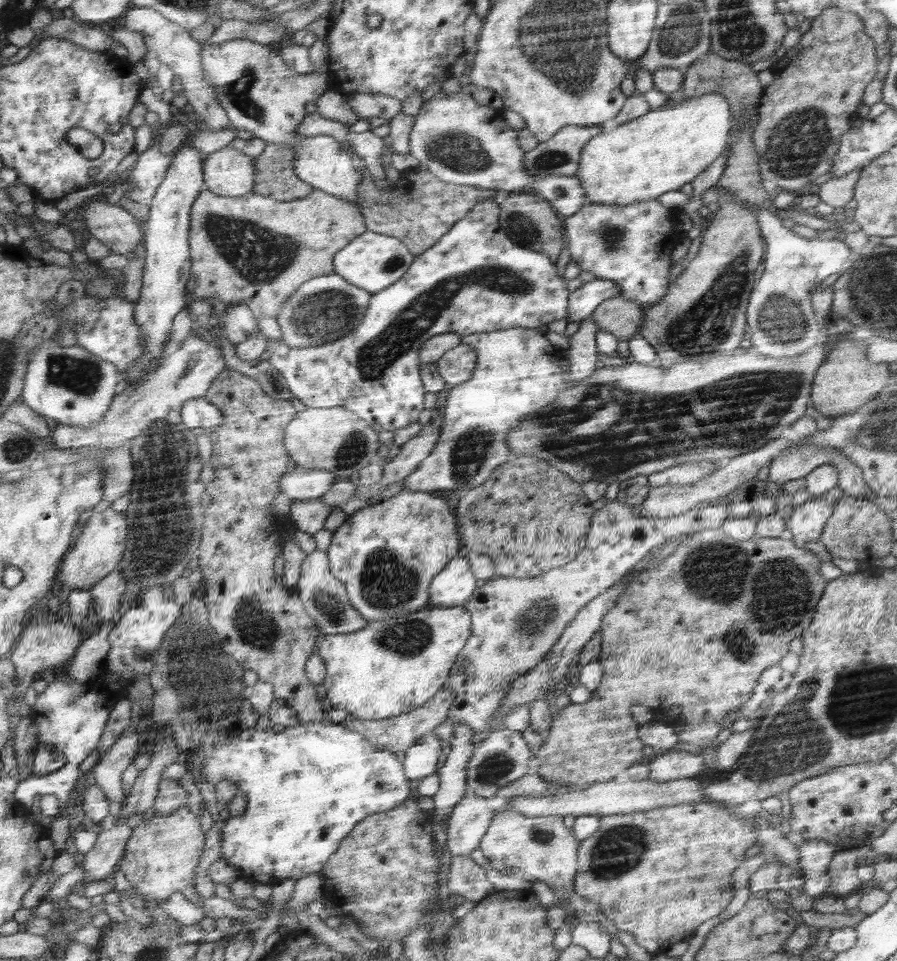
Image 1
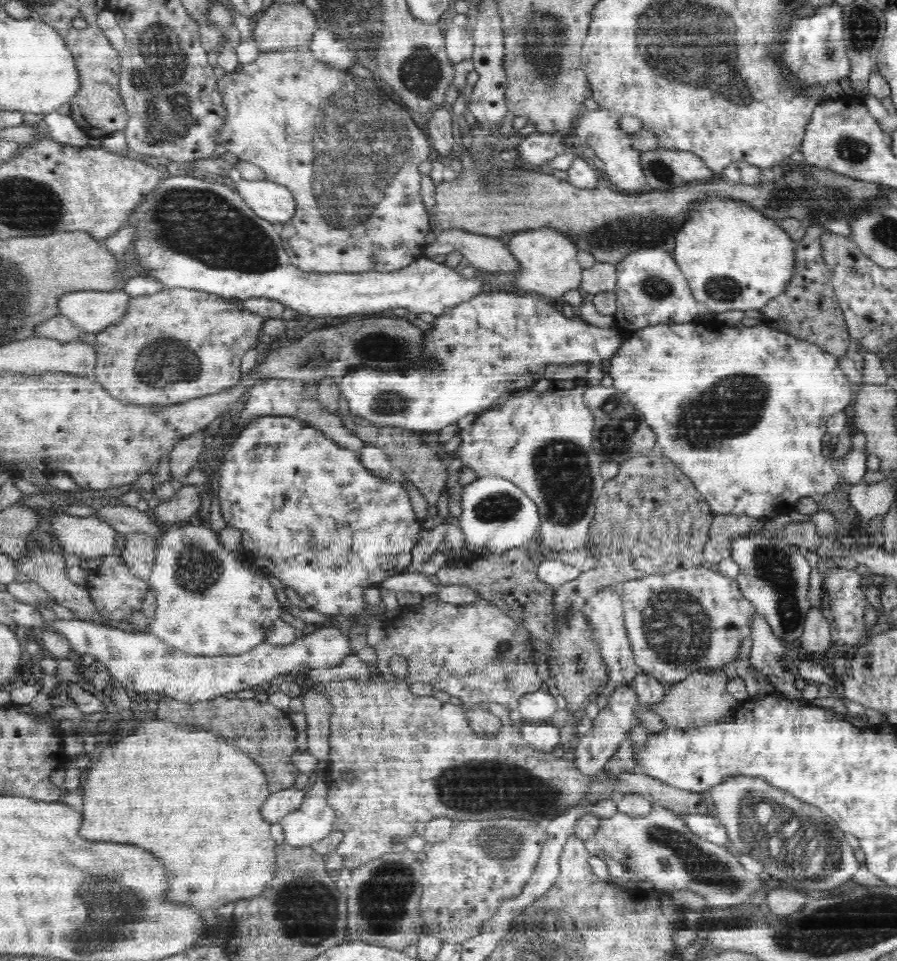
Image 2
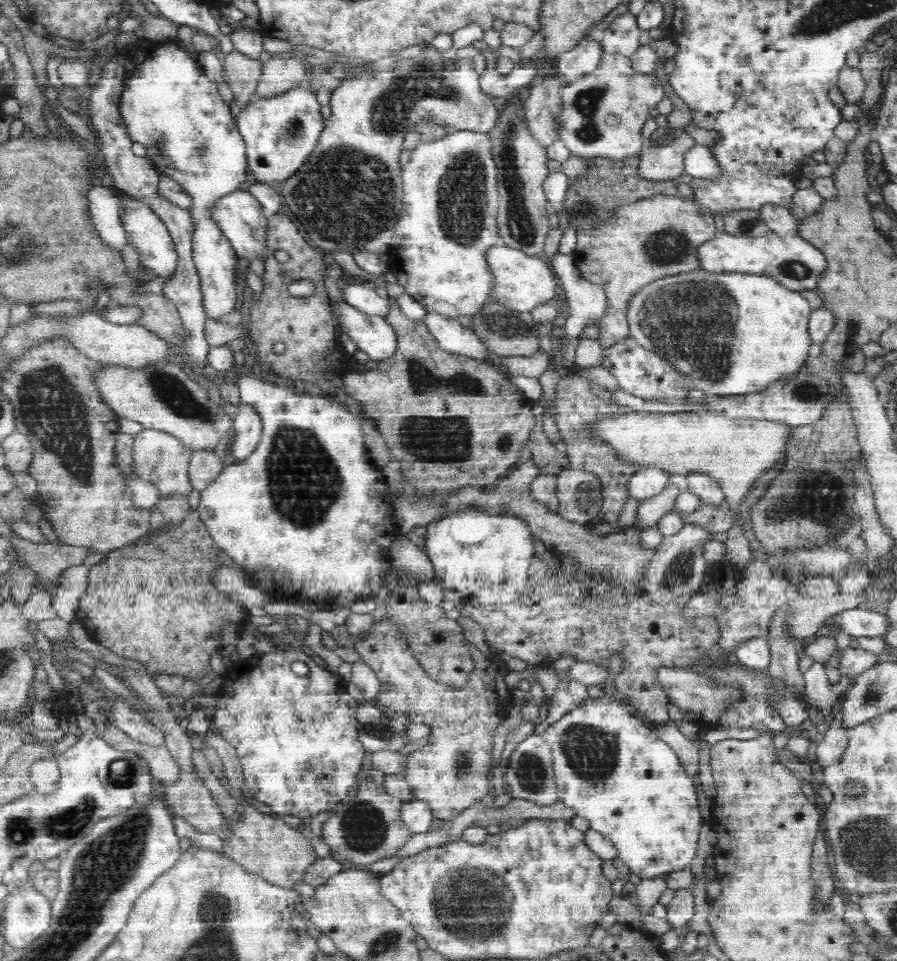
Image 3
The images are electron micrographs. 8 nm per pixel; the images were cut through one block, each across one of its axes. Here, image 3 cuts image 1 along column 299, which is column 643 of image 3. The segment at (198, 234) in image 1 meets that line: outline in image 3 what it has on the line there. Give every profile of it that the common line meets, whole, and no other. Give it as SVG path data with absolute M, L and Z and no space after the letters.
M654 194L651 198L627 203L616 208L614 216L595 224L595 229L577 232L577 247L572 254L579 273L605 290L607 303L615 310L625 311L642 286L650 282L674 276L680 272L690 273L701 268L698 261L698 246L712 240L718 231L713 216L701 208L694 200L669 194Z

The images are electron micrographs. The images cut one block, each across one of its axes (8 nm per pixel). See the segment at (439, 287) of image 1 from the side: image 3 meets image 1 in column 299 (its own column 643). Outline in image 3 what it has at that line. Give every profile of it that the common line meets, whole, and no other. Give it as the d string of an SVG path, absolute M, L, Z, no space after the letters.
M631 336L622 339L612 347L606 347L602 365L616 377L621 394L639 403L645 400L658 400L673 404L684 402L691 388L686 375L678 372L658 354L639 346Z

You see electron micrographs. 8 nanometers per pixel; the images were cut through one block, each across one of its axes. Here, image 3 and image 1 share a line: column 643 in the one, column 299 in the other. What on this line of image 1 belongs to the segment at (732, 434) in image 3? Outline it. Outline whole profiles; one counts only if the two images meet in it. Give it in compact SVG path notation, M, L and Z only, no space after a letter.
M342 406L307 408L286 428L286 447L296 466L305 469L324 469L336 475L336 480L349 480L353 472L368 466L378 458L381 445L378 432L351 410Z

